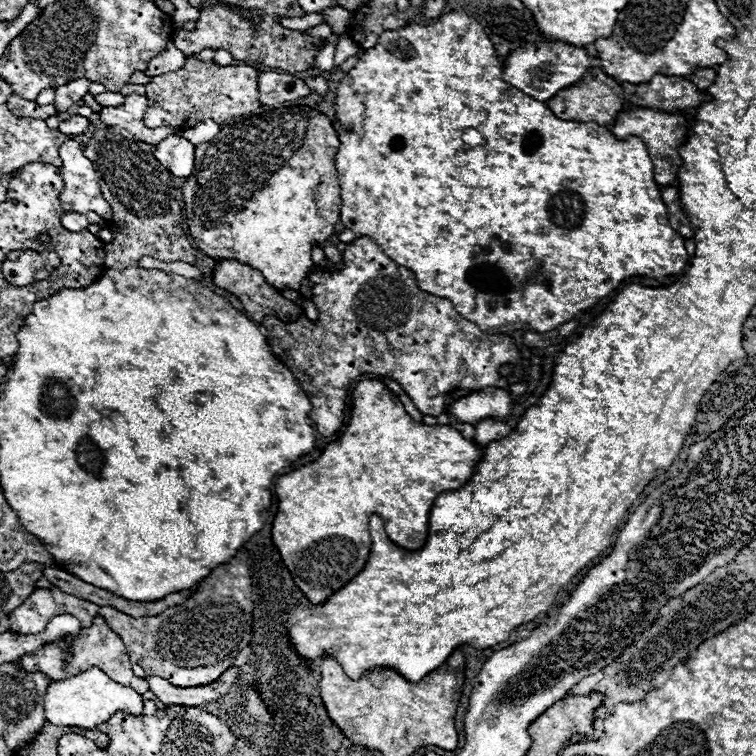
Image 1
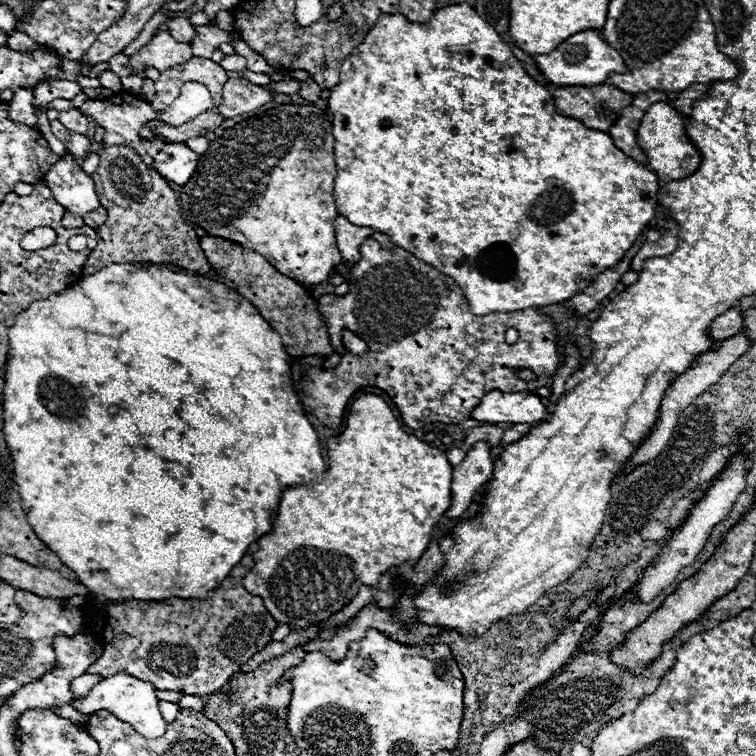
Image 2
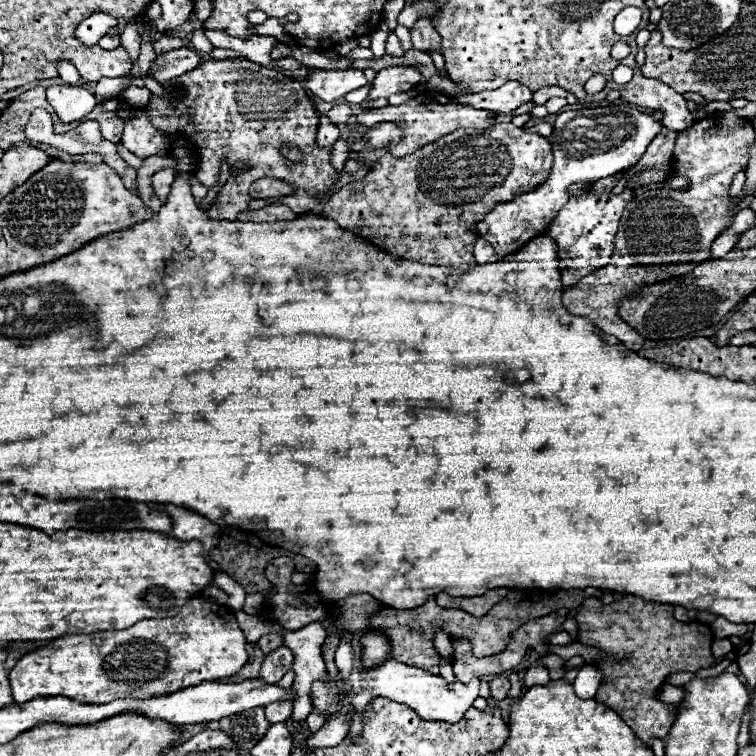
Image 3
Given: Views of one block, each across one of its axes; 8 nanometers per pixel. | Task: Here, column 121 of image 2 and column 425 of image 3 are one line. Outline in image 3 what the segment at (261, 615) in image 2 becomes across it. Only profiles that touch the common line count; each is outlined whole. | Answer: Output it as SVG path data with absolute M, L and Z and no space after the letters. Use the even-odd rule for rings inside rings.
M538 588L510 590L510 594L506 598L502 598L498 604L494 604L494 608L482 618L470 616L464 610L442 608L442 606L436 604L434 598L428 598L426 604L422 604L418 608L412 608L412 610L396 610L396 608L384 606L378 614L374 614L370 618L370 628L376 628L376 630L382 628L382 632L386 632L390 636L392 658L394 660L404 662L408 666L422 668L422 670L432 672L432 674L438 674L436 668L438 668L440 654L432 646L436 628L442 628L450 638L458 636L458 638L470 640L476 656L490 656L490 654L498 654L498 652L504 650L510 634L520 624L526 624L528 620L534 620L534 618L540 618L540 616L548 616L554 610L560 610L560 608L576 608L586 598L600 596L600 594L602 594L602 590L598 590L598 588L584 588L584 590L538 590Z

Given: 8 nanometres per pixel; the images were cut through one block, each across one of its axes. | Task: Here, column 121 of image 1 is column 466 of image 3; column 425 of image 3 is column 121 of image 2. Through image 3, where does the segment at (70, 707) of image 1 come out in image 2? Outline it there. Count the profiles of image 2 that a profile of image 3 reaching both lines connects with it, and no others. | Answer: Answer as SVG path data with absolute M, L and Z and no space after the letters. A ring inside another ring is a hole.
M118 672L118 674L110 676L110 678L100 680L84 700L72 702L72 706L76 706L76 710L80 710L84 714L94 714L96 710L108 710L116 718L132 724L132 728L136 728L136 732L140 732L142 736L160 738L166 732L166 722L164 722L164 718L160 714L160 708L158 708L160 700L158 700L156 692L158 690L150 682L128 676L126 672Z

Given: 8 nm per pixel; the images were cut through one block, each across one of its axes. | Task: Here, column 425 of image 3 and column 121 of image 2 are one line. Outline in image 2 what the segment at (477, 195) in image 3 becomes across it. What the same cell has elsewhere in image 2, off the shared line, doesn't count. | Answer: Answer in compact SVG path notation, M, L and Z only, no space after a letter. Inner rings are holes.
M110 146L98 150L100 166L96 170L94 186L100 204L108 210L108 220L96 228L98 246L88 258L86 272L94 272L108 264L126 262L170 262L196 274L206 274L210 264L200 250L198 236L180 214L174 190L154 168L146 168L136 152L124 146Z

